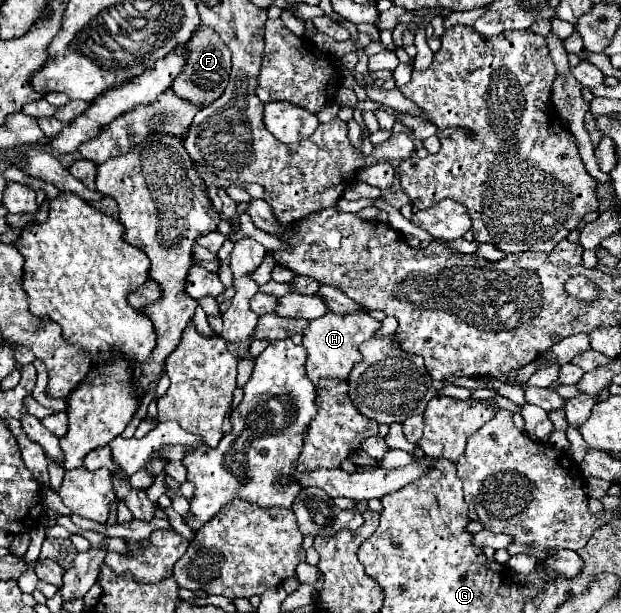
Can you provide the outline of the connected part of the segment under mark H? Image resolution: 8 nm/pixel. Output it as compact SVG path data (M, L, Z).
M356 311L356 313L348 313L348 315L334 315L334 313L326 313L324 319L312 319L308 323L308 327L304 329L304 347L308 349L308 361L306 361L306 371L310 381L316 385L318 379L324 377L338 377L338 379L346 379L348 371L352 371L352 367L360 361L360 351L358 345L362 345L364 341L368 341L370 337L374 337L374 333L380 329L380 321L372 319L368 315L368 311Z

